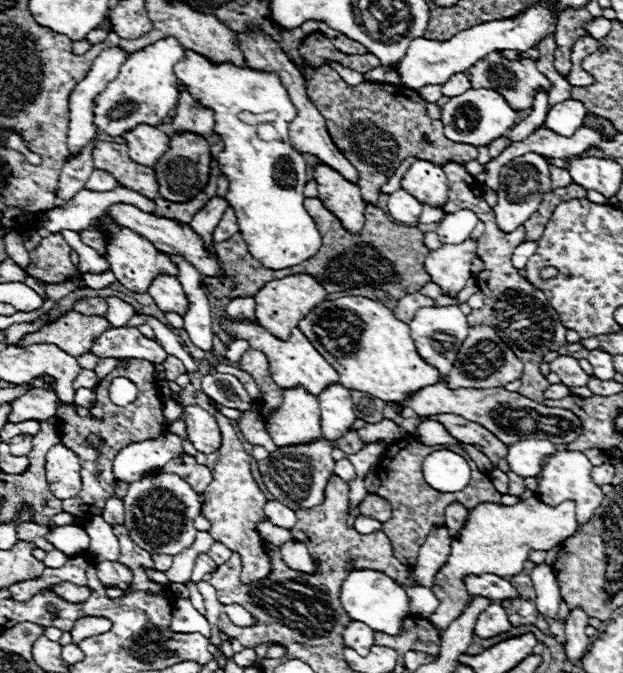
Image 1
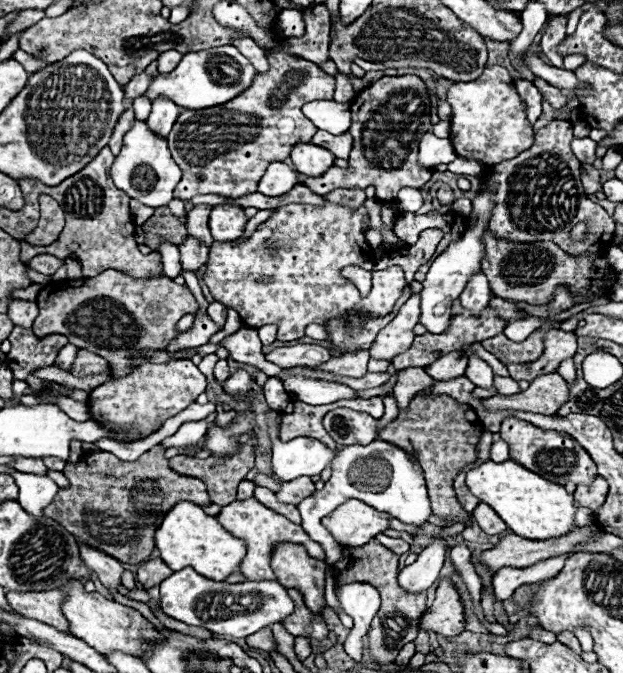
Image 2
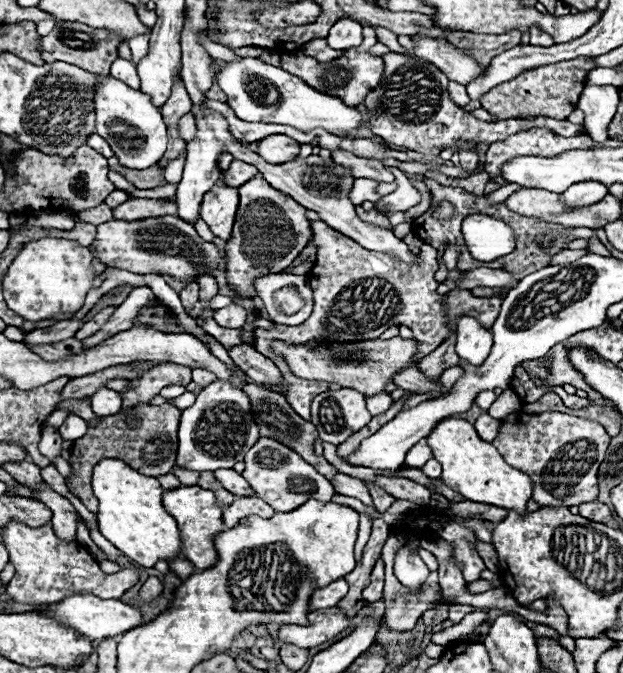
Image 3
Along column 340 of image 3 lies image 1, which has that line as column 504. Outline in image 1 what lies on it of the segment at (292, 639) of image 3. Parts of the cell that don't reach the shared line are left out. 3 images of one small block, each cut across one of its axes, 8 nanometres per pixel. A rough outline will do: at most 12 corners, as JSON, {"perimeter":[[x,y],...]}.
{"perimeter":[[500,604],[488,606],[474,624],[474,636],[492,638],[510,630]]}

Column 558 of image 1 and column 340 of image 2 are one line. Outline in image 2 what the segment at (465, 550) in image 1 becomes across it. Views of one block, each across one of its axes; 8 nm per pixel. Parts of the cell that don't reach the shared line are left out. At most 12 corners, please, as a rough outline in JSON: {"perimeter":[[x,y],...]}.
{"perimeter":[[346,500],[322,518],[338,544],[358,548],[392,516]]}

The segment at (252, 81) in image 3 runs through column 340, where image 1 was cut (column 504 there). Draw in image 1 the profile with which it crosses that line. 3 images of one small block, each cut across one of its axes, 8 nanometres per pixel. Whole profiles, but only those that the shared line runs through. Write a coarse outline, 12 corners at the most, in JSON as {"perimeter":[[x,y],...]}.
{"perimeter":[[470,88],[442,106],[446,138],[488,146],[516,124],[498,92]]}

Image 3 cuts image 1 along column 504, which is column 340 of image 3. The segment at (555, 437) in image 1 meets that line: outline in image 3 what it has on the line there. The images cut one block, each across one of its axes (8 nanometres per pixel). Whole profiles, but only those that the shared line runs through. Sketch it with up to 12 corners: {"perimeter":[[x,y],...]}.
{"perimeter":[[352,388],[318,394],[310,410],[334,446],[372,420]]}

